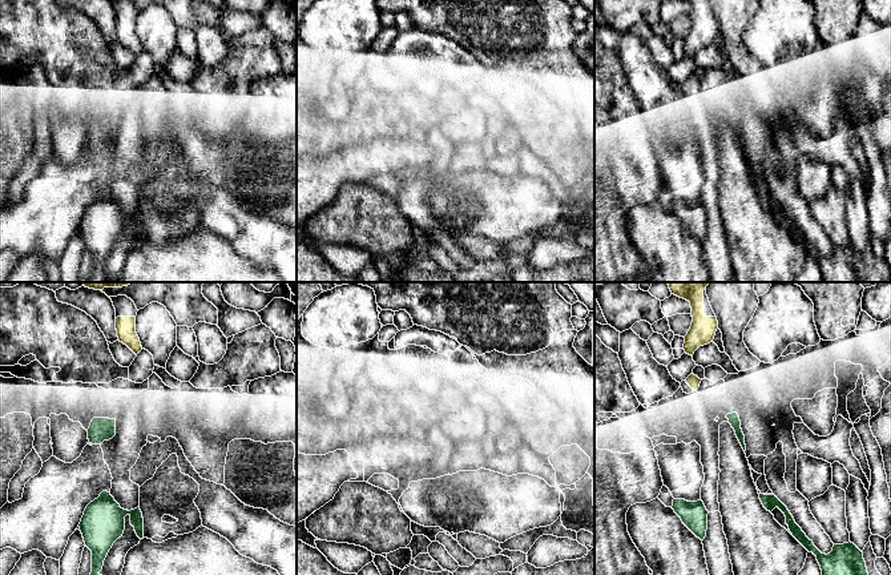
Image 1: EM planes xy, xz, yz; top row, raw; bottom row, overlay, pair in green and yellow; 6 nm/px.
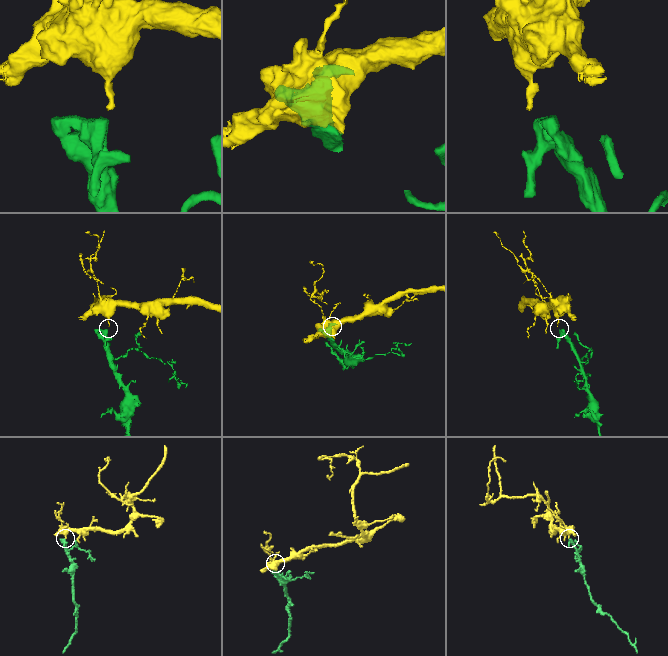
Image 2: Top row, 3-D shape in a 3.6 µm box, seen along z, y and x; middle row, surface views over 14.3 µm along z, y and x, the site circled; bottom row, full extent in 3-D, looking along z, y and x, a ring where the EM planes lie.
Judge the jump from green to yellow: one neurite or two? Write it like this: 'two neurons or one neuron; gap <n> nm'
two neurons; gap 200 nm

